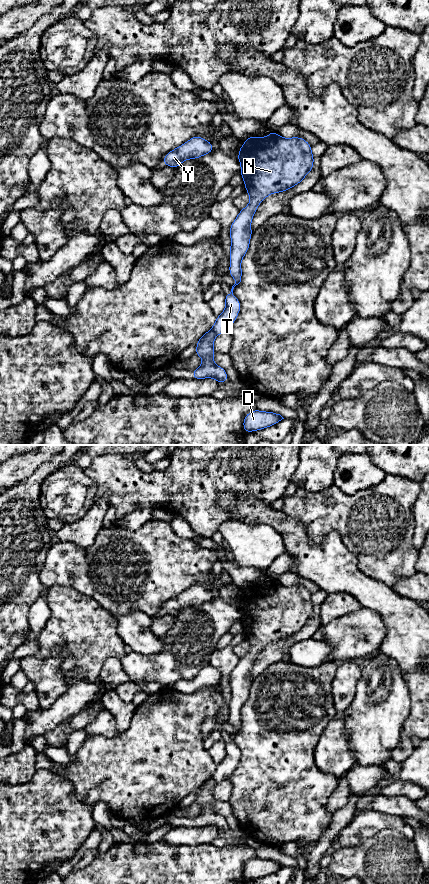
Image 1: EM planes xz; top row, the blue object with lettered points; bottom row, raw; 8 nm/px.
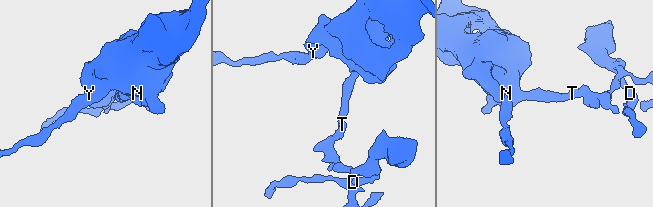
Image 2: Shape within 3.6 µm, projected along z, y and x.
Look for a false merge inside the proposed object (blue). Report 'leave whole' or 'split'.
split

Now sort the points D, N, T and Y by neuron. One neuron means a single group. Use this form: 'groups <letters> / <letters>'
groups D / N T Y

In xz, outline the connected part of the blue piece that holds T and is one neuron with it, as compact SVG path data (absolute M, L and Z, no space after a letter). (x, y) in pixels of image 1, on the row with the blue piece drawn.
M271 131L267 137L258 138L253 135L245 139L244 145L240 146L237 159L241 163L239 173L244 179L246 192L250 195L250 202L244 209L239 211L238 216L230 226L229 273L234 278L235 284L232 286L231 292L225 294L225 310L217 316L216 322L212 327L216 336L229 331L241 309L241 303L234 296L233 289L241 282L241 261L249 249L250 238L253 233L251 222L257 207L270 194L287 191L299 184L313 169L314 163L311 145L306 140L301 137L283 138L275 131Z

